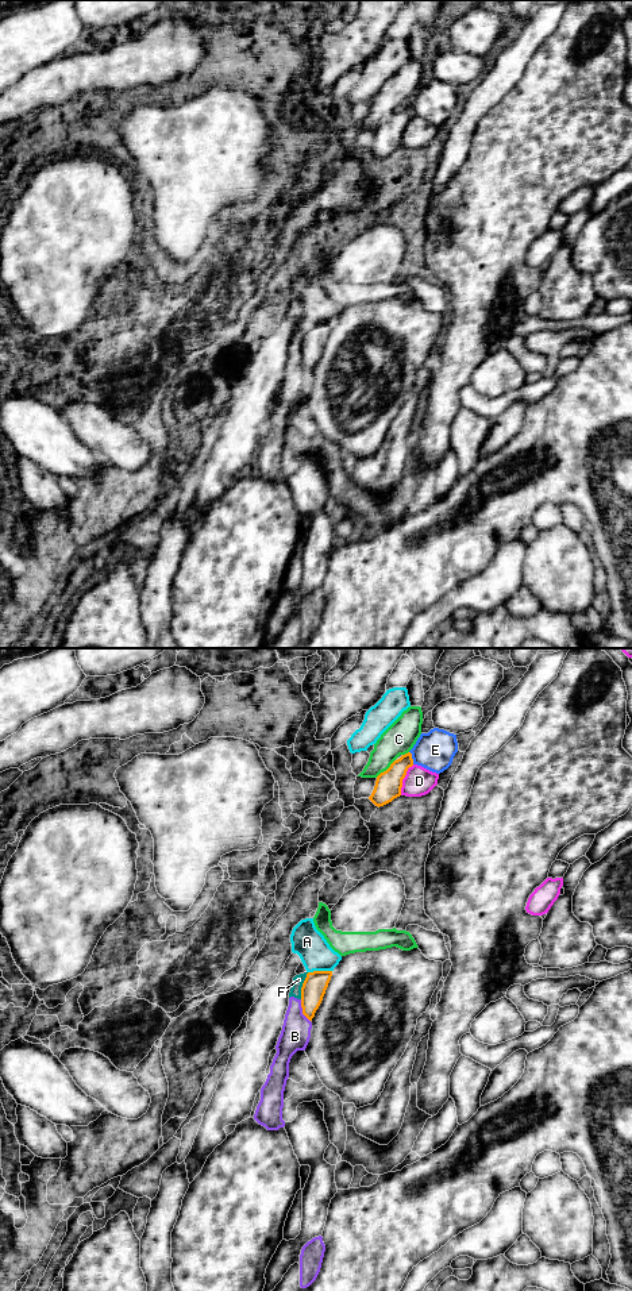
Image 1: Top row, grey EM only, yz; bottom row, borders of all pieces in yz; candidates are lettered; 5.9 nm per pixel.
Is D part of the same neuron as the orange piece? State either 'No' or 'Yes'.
Yes

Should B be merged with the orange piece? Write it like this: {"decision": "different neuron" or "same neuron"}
{"decision": "different neuron"}

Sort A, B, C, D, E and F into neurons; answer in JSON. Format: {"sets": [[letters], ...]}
{"sets": [["A", "C"], ["B", "F"], ["D"], ["E"]]}

